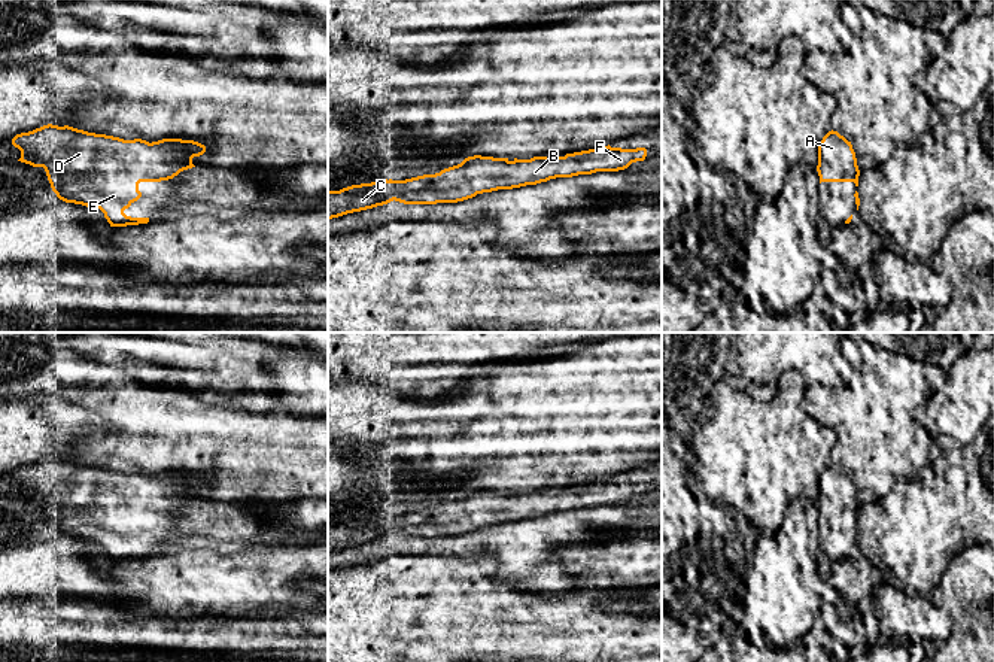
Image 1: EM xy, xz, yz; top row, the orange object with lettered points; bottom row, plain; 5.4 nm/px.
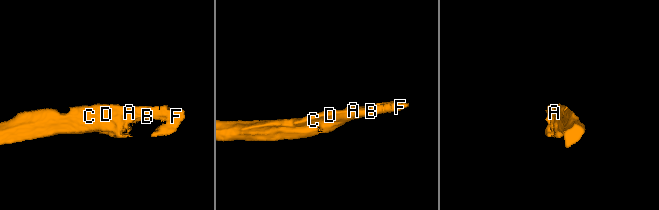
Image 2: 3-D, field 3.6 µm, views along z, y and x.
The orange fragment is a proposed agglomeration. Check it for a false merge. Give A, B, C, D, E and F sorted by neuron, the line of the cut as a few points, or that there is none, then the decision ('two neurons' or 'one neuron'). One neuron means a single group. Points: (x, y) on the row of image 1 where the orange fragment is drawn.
A B C D E F; no cut; one neuron

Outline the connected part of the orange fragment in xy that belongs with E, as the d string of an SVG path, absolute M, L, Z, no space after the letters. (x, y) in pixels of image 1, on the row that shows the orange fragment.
M52 124L16 134L12 145L21 151L18 161L45 168L60 200L100 209L110 227L148 224L124 213L142 197L139 183L173 179L206 152L194 140L149 143Z

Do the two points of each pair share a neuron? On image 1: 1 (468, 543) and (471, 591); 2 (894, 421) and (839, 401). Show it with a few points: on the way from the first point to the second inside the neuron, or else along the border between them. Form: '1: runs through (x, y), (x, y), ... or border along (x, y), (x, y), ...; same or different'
1: border along (435, 556), (492, 558), (495, 561), (496, 582); different
2: runs through (881, 421), (859, 421), (853, 415); same

